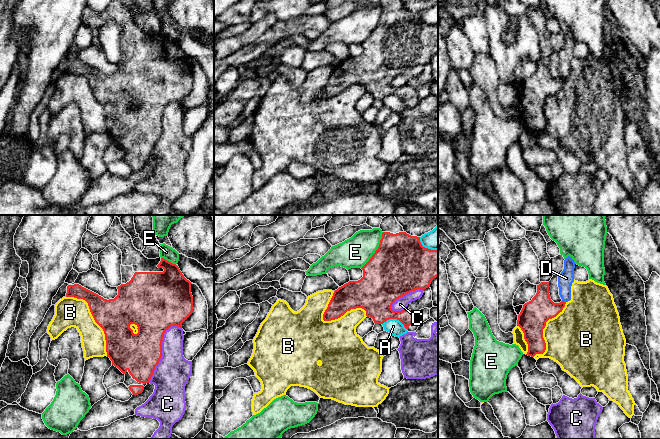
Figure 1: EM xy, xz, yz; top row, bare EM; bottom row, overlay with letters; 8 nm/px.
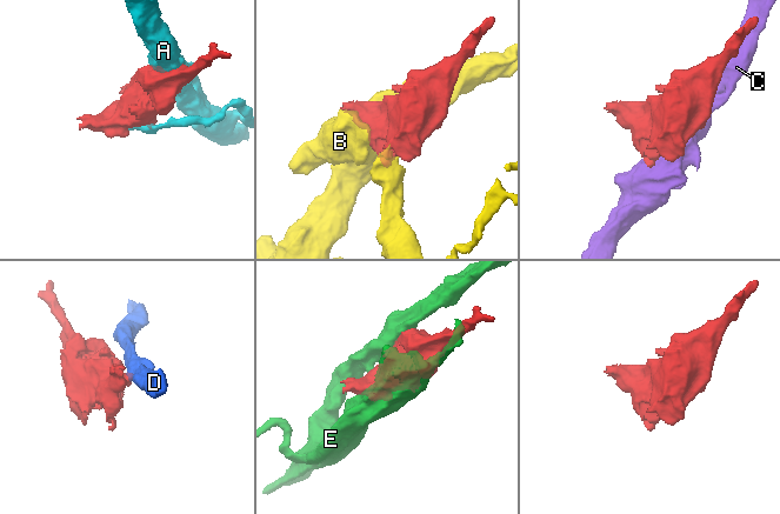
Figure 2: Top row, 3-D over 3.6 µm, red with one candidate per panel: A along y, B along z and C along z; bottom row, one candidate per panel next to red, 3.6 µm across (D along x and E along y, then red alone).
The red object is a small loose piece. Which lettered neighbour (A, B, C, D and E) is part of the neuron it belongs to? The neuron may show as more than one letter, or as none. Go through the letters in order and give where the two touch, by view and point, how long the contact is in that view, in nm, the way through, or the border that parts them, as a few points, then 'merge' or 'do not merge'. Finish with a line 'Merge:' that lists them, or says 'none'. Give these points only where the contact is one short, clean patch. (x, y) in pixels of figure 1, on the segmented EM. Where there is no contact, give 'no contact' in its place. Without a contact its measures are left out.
A: contact xz (395, 318); length 220 nm; do not merge
B: contact xz (346, 311); length 360 nm; merge
C: contact xy (161, 349); length 500 nm; do not merge
D: contact yz (564, 302); length 40 nm; border yz (562, 300), (565, 303); do not merge
E: contact xz (376, 250); length 340 nm; do not merge
Merge: B

